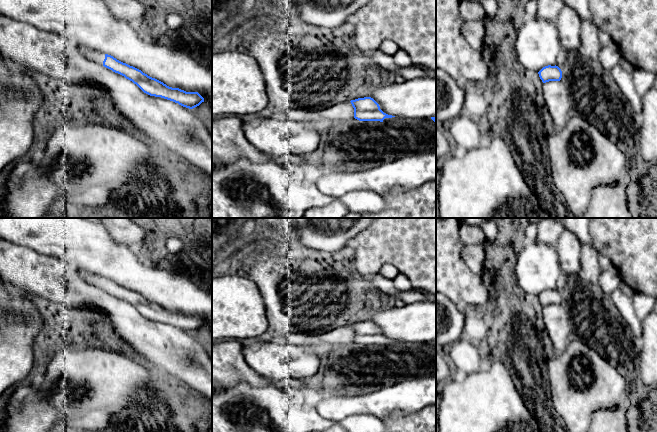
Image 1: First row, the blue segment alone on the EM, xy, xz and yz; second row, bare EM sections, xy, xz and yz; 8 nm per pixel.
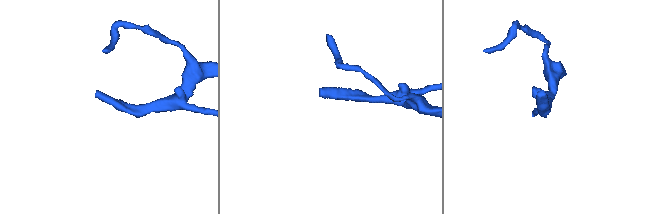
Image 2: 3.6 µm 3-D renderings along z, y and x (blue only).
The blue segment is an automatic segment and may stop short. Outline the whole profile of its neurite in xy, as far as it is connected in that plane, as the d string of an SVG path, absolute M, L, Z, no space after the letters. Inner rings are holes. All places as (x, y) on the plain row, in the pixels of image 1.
M84 269L79 271L78 274L86 283L124 300L150 320L161 321L189 333L193 333L204 326L204 322L198 316L186 316L179 312L169 311L163 306L143 297L141 294L117 284L111 279L104 278Z

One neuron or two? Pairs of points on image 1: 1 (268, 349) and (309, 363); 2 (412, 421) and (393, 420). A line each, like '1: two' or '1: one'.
1: one
2: one

